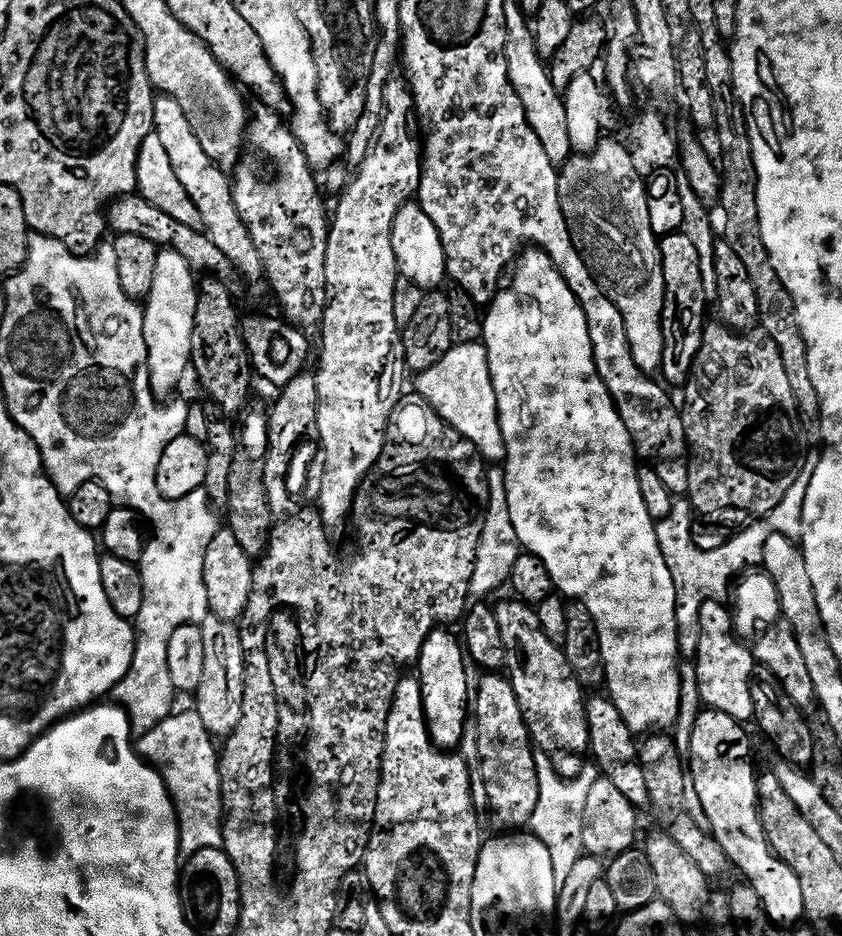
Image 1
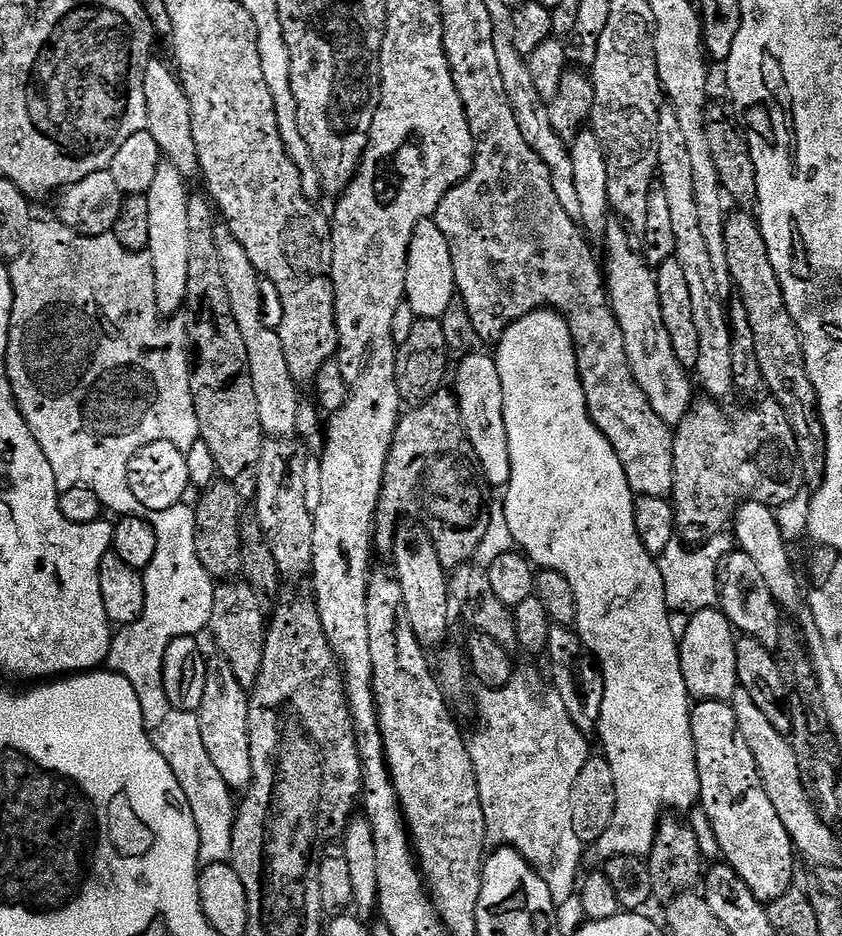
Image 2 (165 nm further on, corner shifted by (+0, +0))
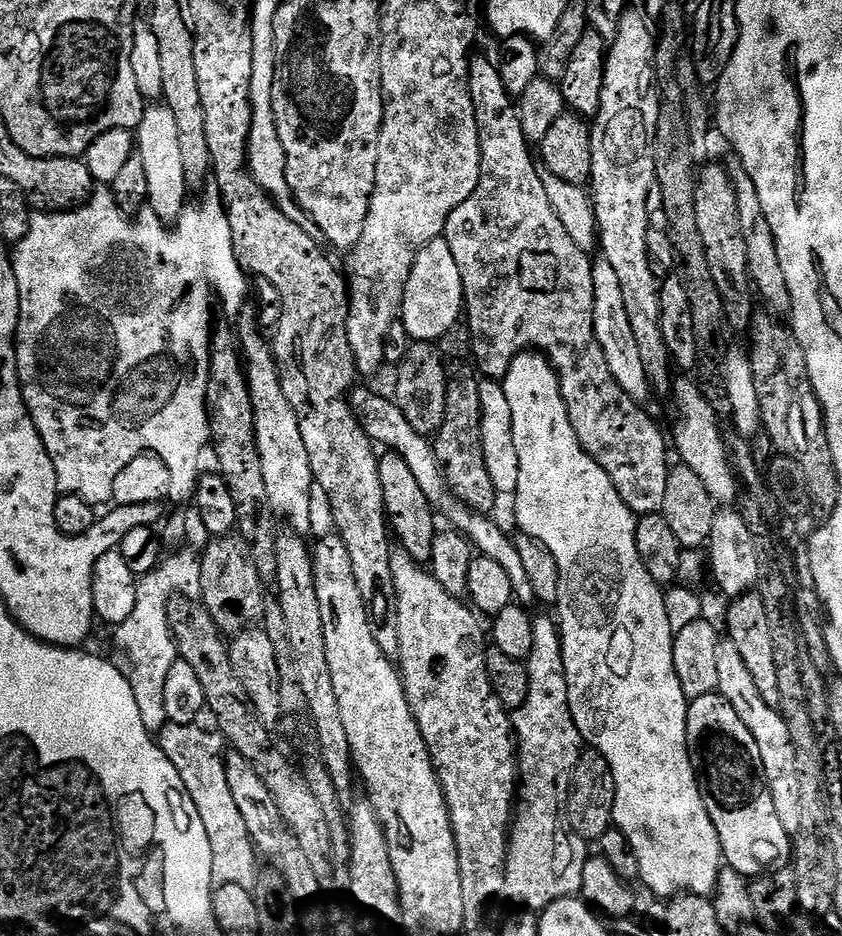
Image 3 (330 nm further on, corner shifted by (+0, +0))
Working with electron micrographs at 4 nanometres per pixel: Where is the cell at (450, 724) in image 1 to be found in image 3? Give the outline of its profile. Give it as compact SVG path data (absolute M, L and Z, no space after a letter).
M391 450L385 451L378 459L378 479L382 482L384 513L388 515L395 543L405 548L416 560L428 562L438 533L438 516L433 512L430 502L426 502L426 494L422 494L410 466L406 466L406 458Z

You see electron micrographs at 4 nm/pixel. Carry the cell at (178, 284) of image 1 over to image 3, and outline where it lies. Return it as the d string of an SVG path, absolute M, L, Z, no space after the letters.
M162 102L145 107L142 122L139 128L135 129L134 140L138 145L138 154L146 166L147 207L157 212L161 220L171 221L180 215L190 195L186 174L182 171L182 158L178 151L178 129L174 123L174 114L170 114L170 110Z

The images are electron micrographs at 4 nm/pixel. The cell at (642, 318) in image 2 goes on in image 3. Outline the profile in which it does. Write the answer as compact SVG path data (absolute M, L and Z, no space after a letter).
M677 379L672 385L670 400L676 403L676 412L680 415L680 421L676 424L676 444L674 440L674 452L680 455L679 463L685 468L694 470L694 474L698 474L698 478L702 481L702 486L706 486L706 494L710 494L710 498L717 506L732 506L737 503L736 488L738 489L738 477L736 470L730 459L730 448L724 444L724 436L720 433L721 417L714 410L714 406L704 396L703 387L695 379L680 380Z

